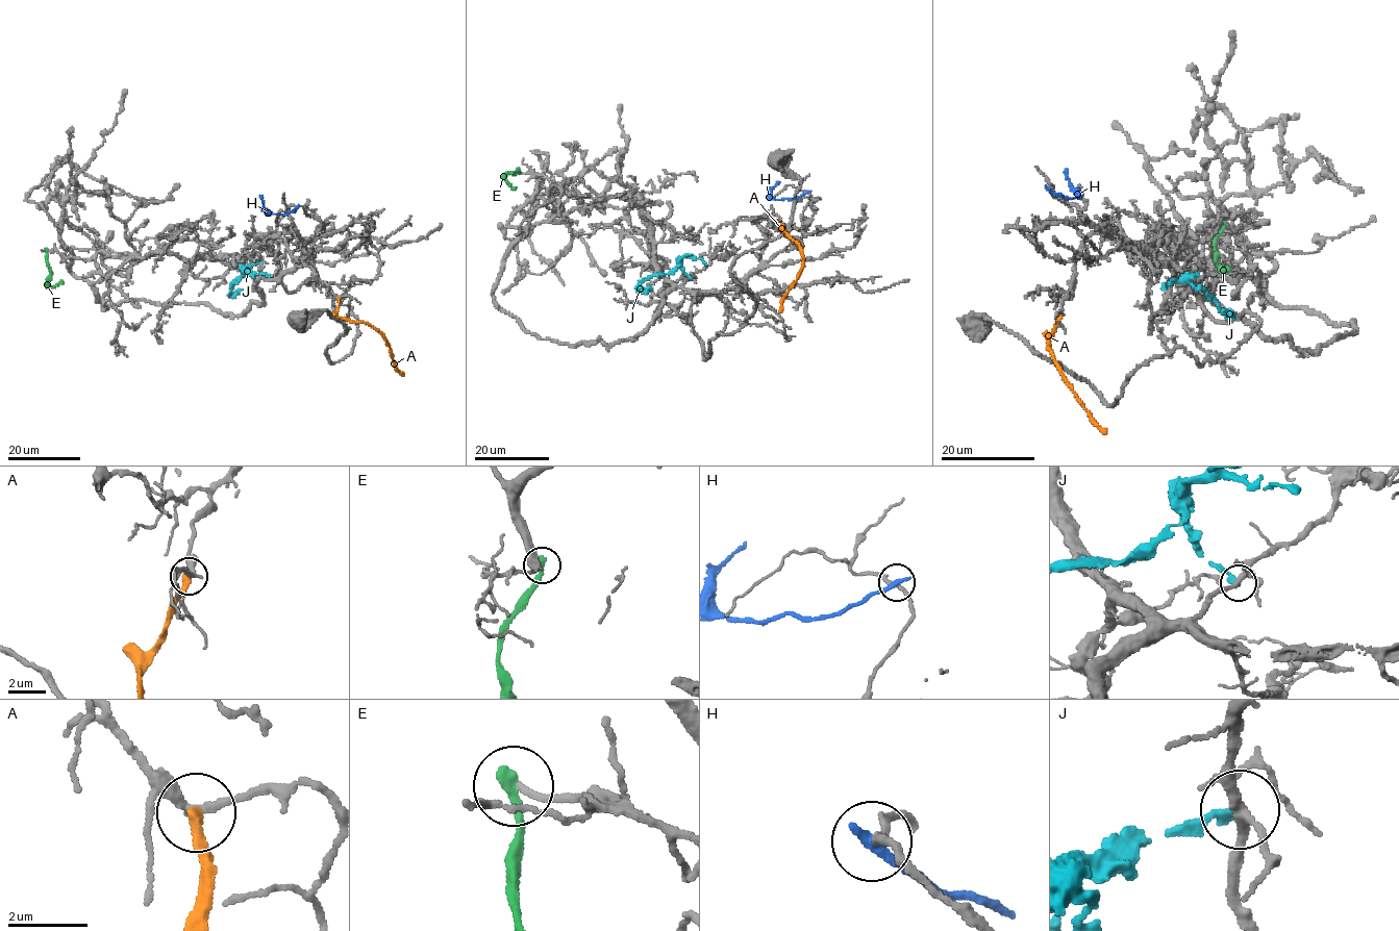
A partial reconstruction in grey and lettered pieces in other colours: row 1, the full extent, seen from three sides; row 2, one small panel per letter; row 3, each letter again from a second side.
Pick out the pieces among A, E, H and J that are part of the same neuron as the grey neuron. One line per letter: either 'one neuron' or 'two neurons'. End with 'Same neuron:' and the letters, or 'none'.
A: two neurons
E: two neurons
H: two neurons
J: two neurons
Same neuron: none

